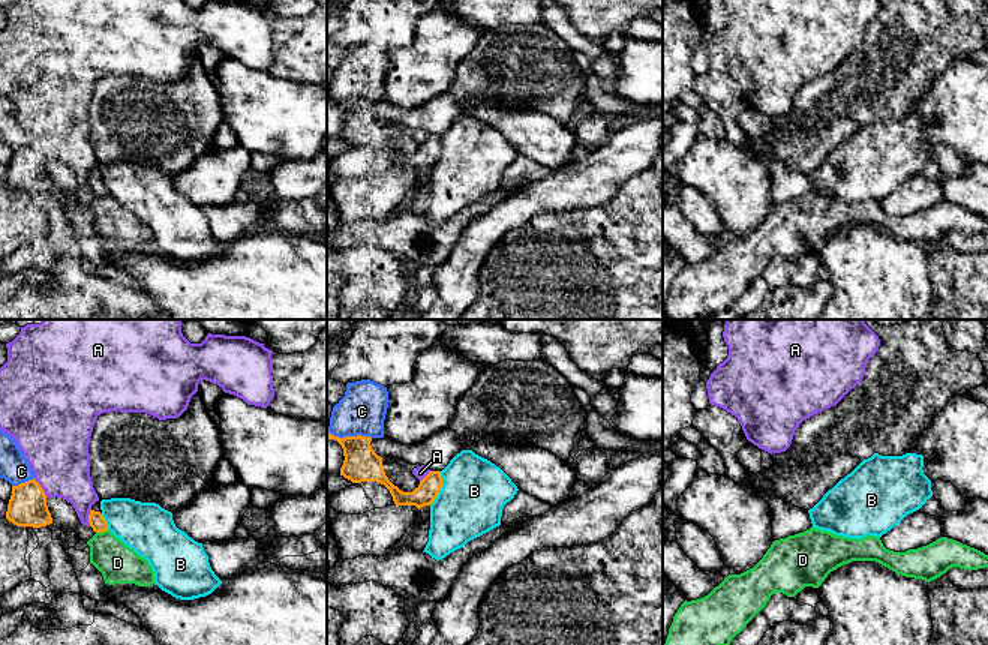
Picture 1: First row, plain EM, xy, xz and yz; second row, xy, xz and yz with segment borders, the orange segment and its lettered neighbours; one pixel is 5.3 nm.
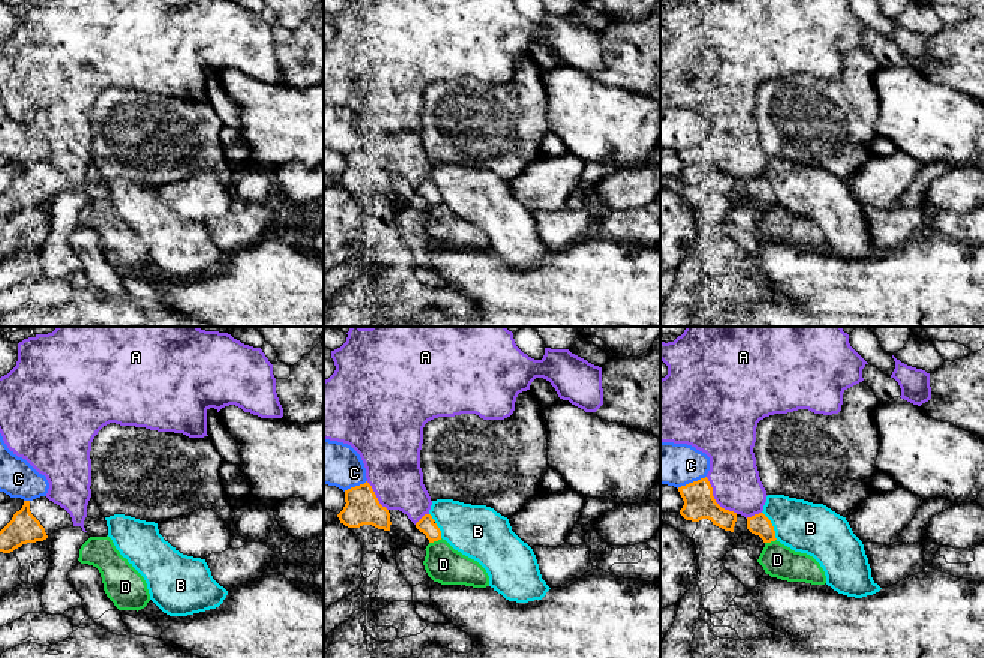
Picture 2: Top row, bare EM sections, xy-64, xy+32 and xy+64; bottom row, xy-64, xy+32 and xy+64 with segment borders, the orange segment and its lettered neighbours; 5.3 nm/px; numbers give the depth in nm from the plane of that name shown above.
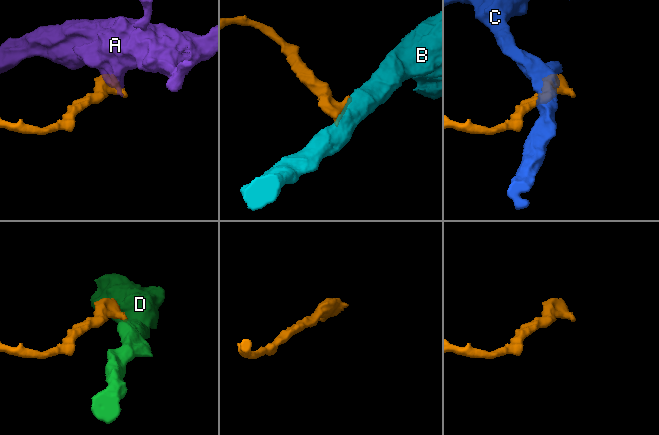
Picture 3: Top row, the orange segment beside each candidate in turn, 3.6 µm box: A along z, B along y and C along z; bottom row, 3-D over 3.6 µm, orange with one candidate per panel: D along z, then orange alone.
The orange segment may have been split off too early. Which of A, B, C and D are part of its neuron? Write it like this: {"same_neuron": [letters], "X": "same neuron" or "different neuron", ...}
{"same_neuron": [], "A": "different neuron", "B": "different neuron", "C": "different neuron", "D": "different neuron"}

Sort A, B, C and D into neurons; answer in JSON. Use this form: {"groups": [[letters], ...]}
{"groups": [["A"], ["B"], ["C"], ["D"]]}

